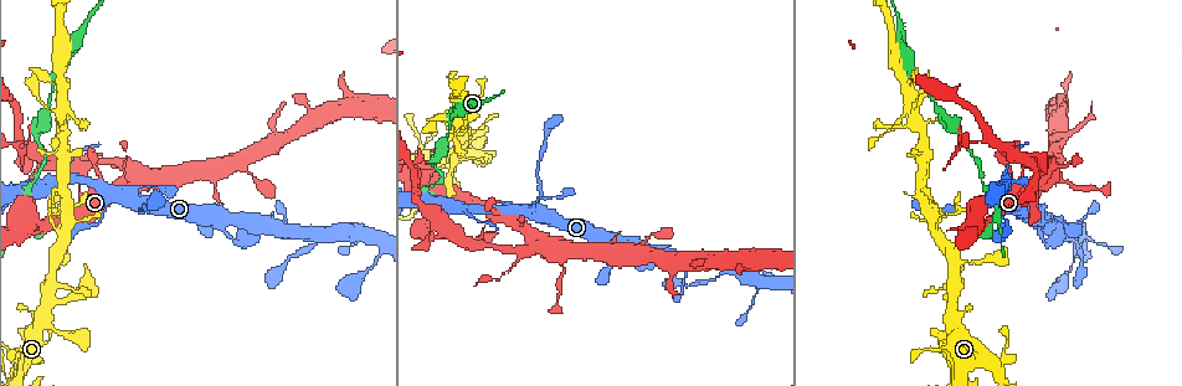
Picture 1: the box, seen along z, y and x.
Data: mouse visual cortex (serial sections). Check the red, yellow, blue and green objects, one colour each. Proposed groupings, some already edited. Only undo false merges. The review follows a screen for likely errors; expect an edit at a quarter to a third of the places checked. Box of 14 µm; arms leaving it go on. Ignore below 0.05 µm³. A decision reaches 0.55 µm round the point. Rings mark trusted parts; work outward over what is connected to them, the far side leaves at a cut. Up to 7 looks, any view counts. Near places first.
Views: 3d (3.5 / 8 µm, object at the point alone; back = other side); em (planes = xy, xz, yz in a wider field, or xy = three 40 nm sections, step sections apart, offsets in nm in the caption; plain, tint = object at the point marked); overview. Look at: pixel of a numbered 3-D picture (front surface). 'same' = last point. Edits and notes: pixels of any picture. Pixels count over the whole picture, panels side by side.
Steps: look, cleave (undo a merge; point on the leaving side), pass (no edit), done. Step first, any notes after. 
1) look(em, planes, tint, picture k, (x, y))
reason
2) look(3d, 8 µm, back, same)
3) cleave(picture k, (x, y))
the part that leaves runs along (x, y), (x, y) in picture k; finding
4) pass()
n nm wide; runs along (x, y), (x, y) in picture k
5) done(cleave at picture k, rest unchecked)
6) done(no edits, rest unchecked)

look(3d, 8 µm, picture 1, (62, 123))
narrows sharply

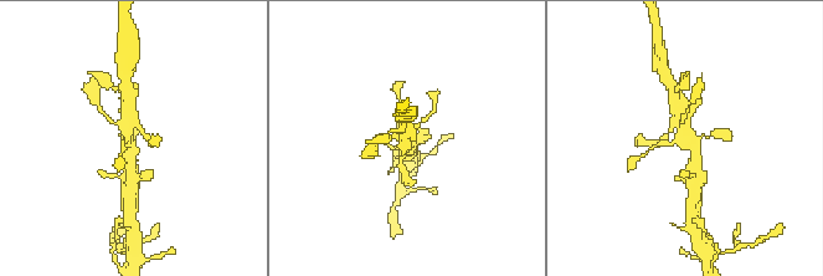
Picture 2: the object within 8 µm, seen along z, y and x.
look(3d, 3.5 µm, picture 2, (690, 136))

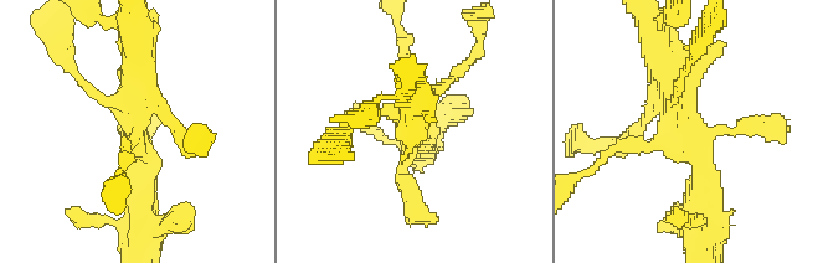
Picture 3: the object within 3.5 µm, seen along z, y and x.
look(em, xy, step 3, tint, picture 3, (690, 135))

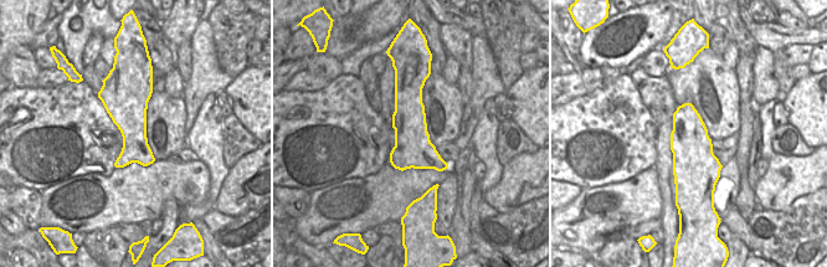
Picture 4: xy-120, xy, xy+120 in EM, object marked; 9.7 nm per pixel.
pass()
runs along (706, 213), (703, 156), (662, 57) in picture 3; one cell here

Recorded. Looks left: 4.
look(3d, 3.5 µm, picture 1, (998, 213))

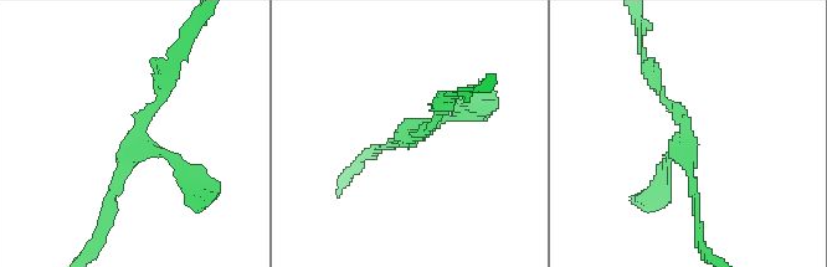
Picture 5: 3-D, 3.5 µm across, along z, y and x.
look(em, xy, step 3, tint, picture 5, (684, 136))
3 arms; arms of 150, 150, 200 nm

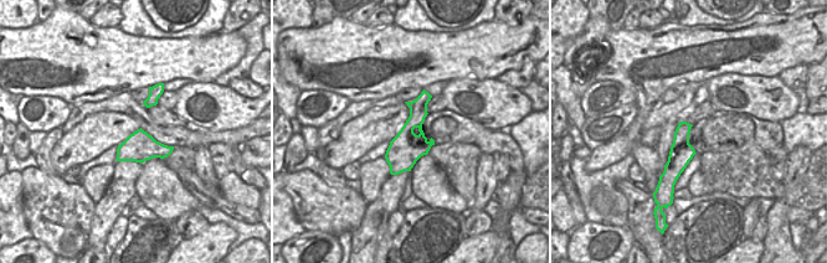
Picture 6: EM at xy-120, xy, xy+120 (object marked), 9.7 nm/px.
pass()
runs along (170, 71), (135, 135), (193, 185) in picture 5; continuous, no second cell

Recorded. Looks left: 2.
look(3d, 3.5 µm, picture 1, (18, 146))
abrupt turn

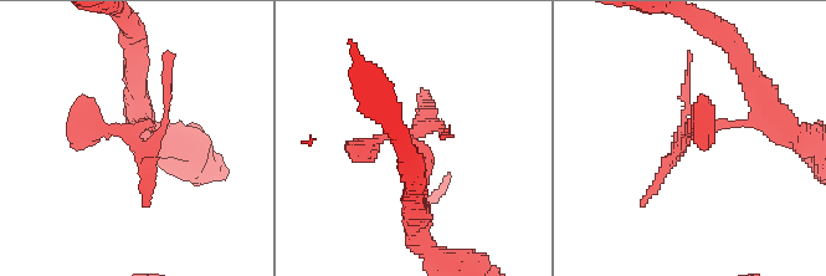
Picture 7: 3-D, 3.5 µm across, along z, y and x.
look(em, planes, tint, picture 7, (130, 136))
now the EM

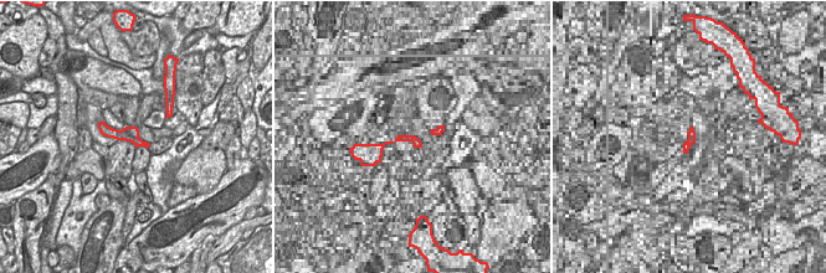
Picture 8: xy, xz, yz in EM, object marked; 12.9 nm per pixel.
pass()
runs along (101, 125), (139, 143) in picture 8; continuous, no second cell

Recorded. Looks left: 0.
done(no edits, rest unchecked)

